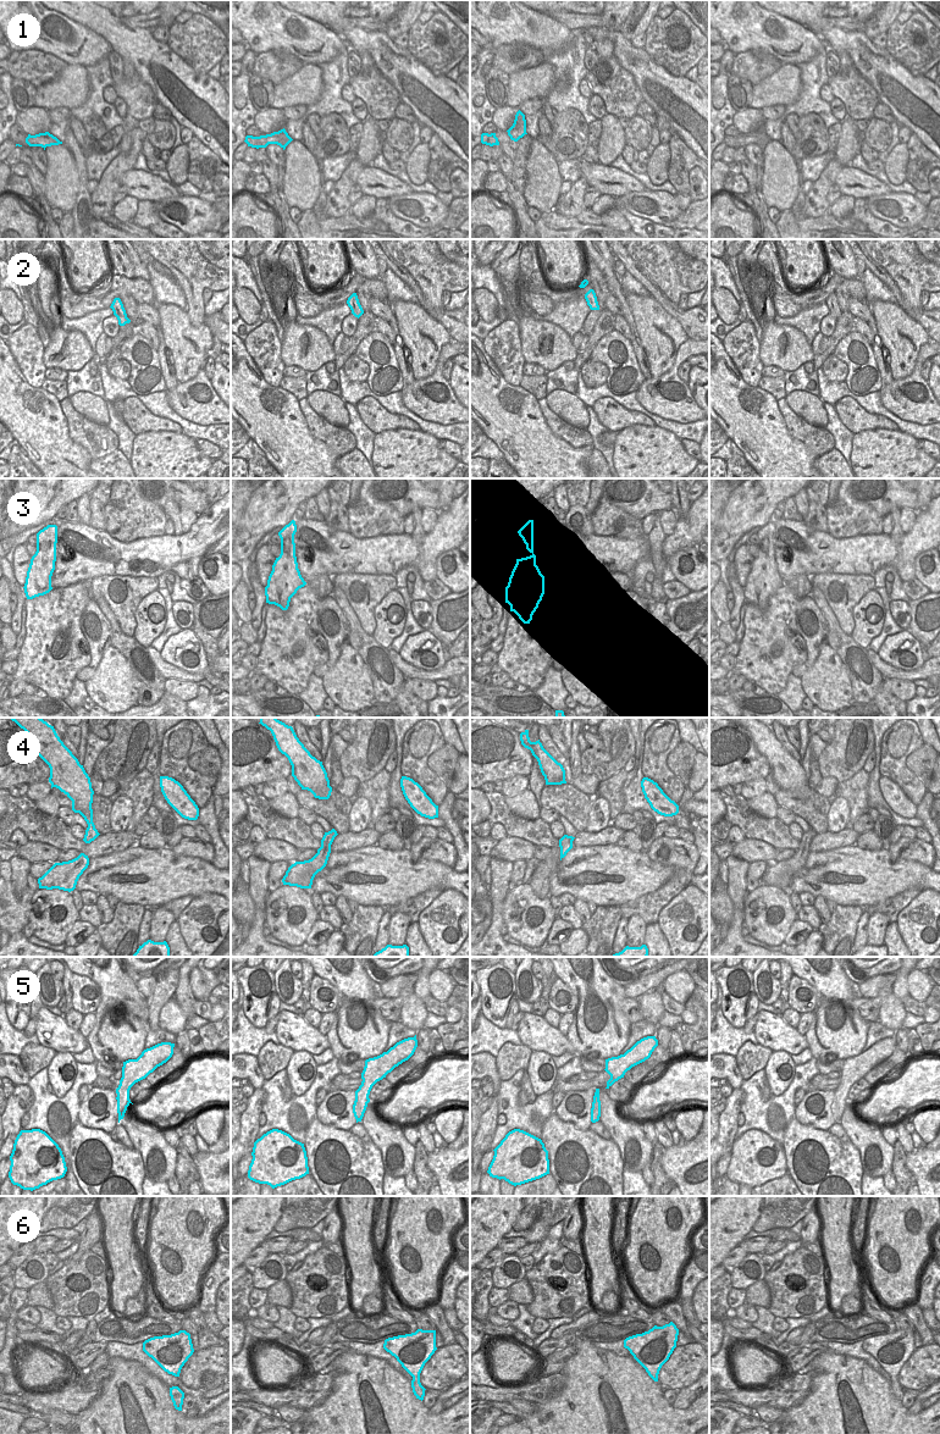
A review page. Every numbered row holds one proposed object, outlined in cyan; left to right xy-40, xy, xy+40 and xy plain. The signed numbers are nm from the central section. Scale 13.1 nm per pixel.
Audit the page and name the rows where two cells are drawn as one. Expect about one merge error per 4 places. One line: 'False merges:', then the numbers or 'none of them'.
False merges: 1

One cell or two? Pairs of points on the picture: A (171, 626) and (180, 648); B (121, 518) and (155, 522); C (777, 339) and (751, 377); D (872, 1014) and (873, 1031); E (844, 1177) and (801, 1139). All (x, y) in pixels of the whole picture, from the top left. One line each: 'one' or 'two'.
A: two
B: one
C: two
D: two
E: one

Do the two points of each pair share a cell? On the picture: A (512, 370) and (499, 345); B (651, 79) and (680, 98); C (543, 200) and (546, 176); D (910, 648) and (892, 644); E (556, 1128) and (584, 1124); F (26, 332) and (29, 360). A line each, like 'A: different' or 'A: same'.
A: same
B: same
C: same
D: same
E: different
F: same

